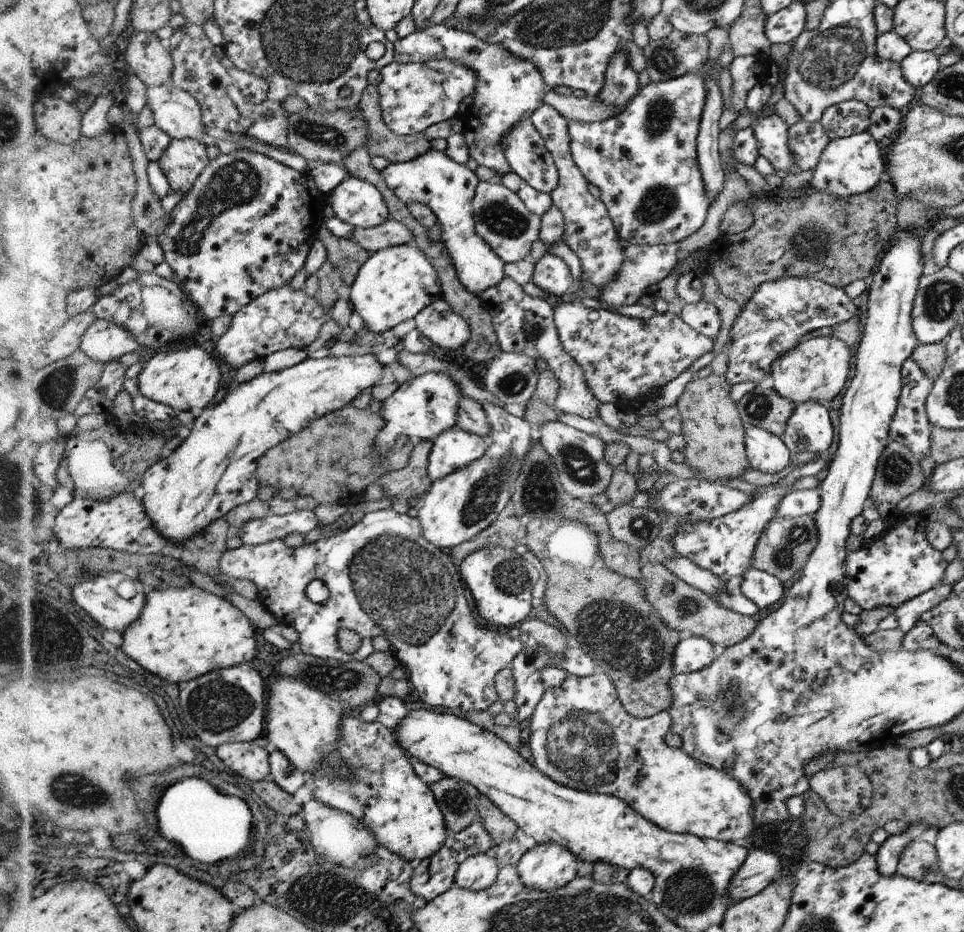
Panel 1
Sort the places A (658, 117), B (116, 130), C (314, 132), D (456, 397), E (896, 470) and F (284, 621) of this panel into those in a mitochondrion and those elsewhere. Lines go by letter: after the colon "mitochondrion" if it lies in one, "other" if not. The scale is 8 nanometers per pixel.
A: mitochondrion
B: other
C: mitochondrion
D: other
E: mitochondrion
F: other

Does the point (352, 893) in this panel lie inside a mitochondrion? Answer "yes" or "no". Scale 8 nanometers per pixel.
yes

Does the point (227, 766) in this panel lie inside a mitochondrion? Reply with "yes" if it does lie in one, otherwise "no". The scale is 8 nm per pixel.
no

